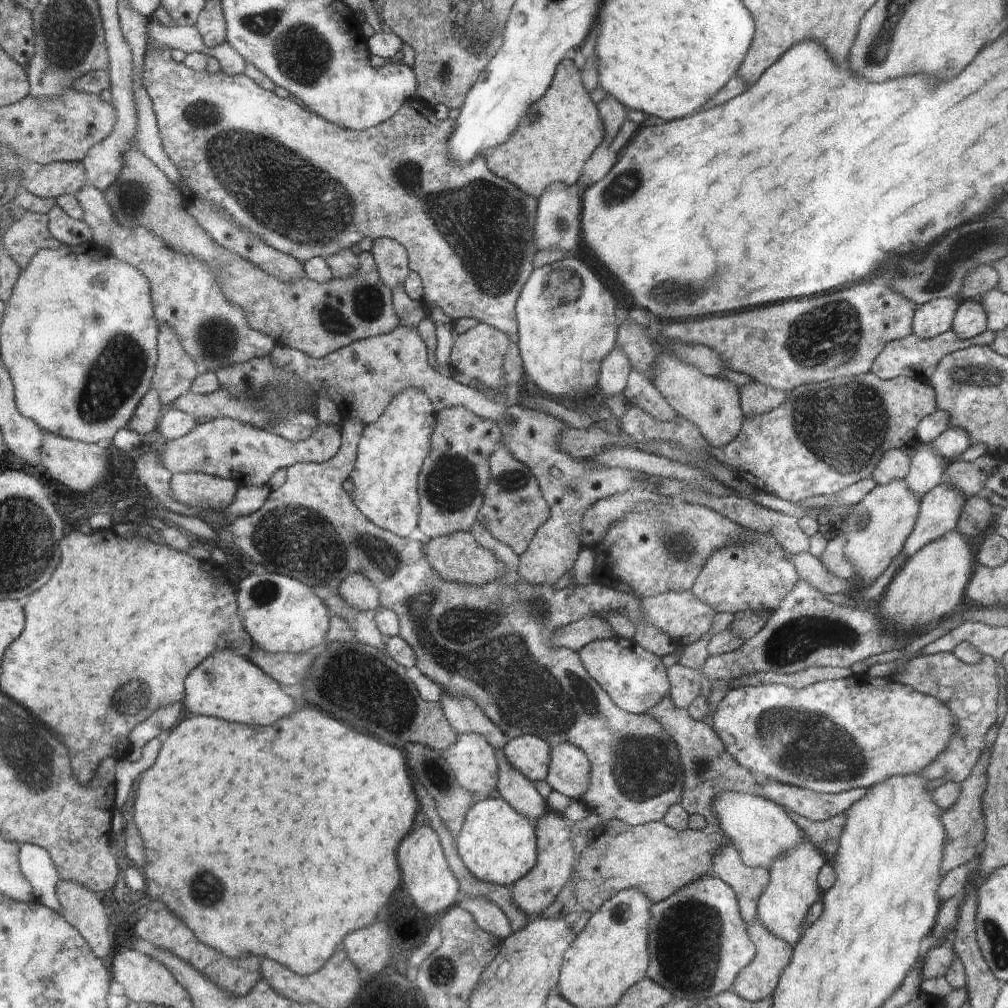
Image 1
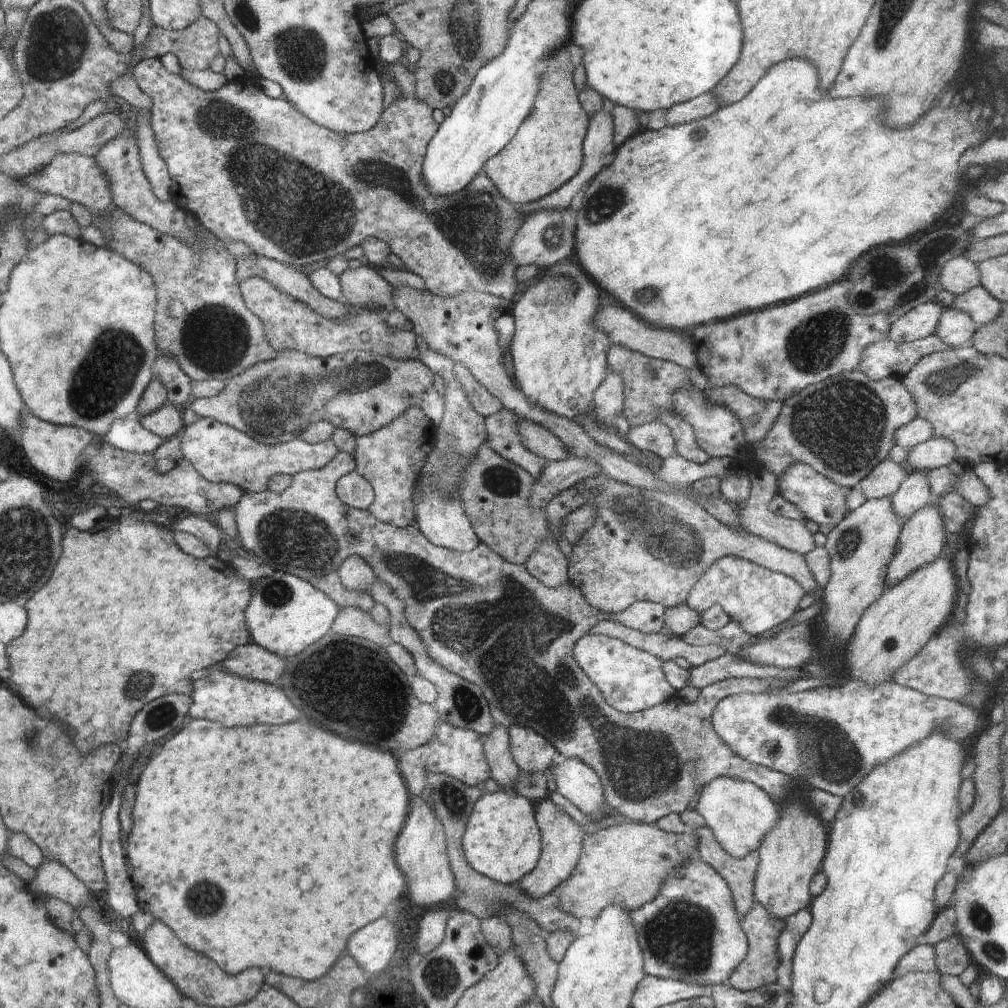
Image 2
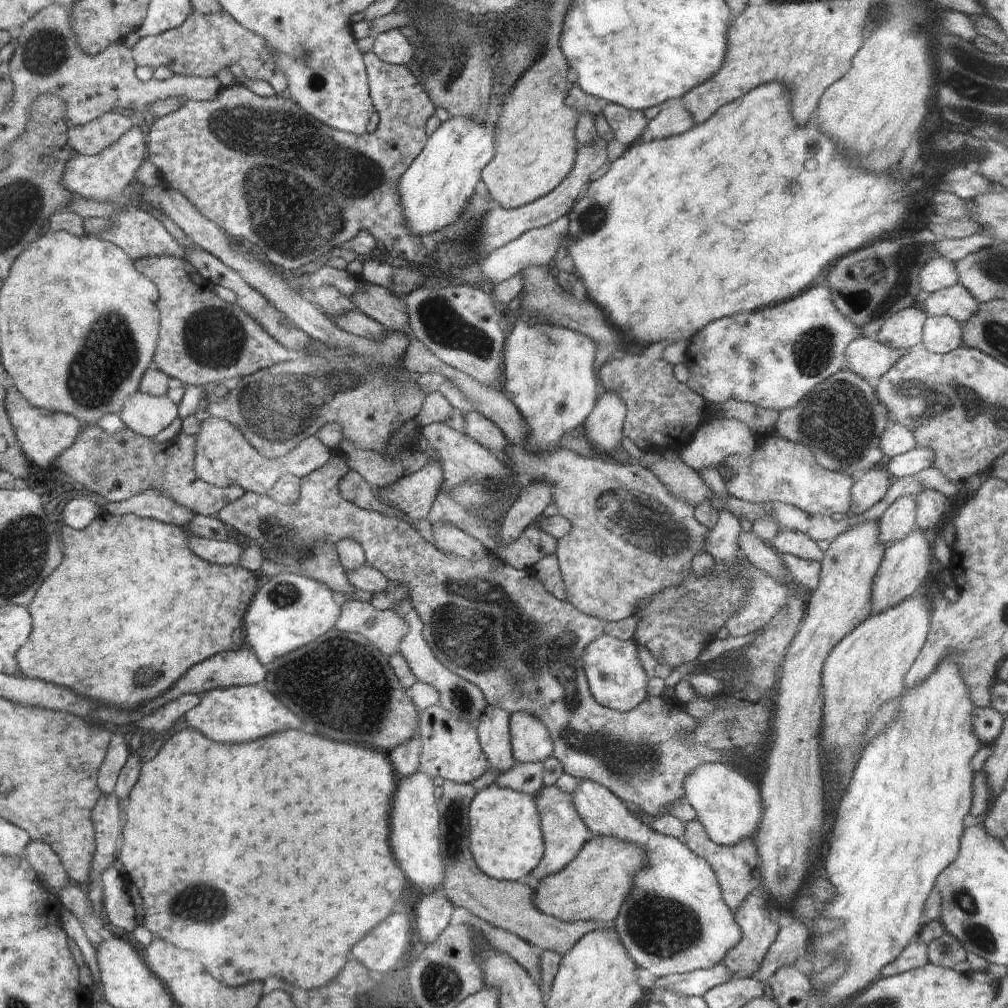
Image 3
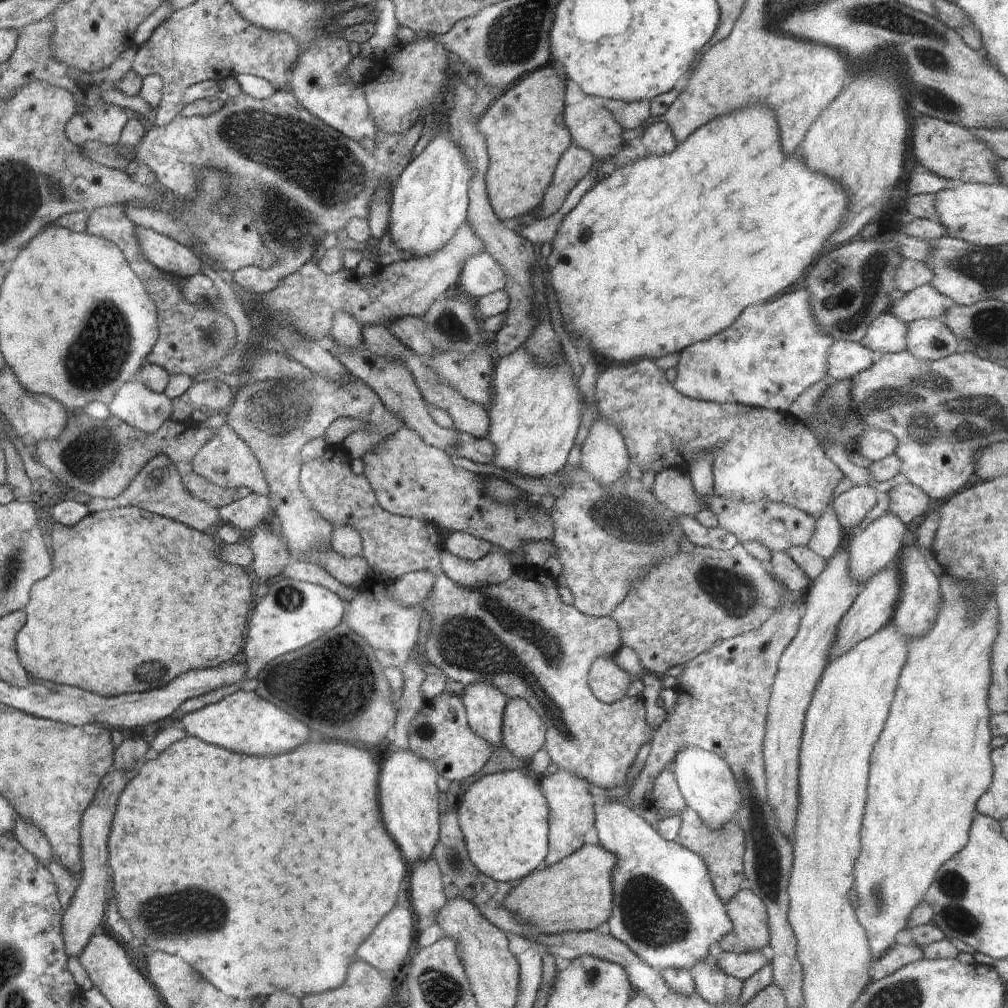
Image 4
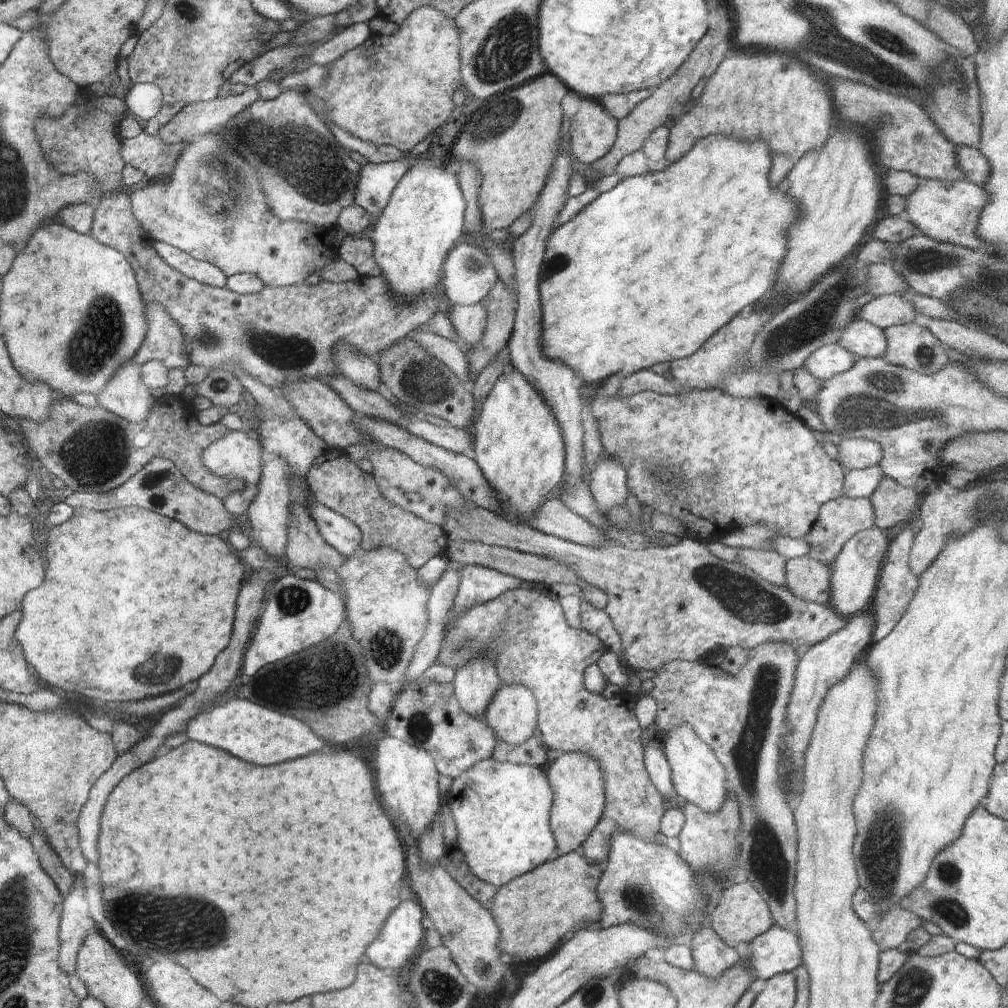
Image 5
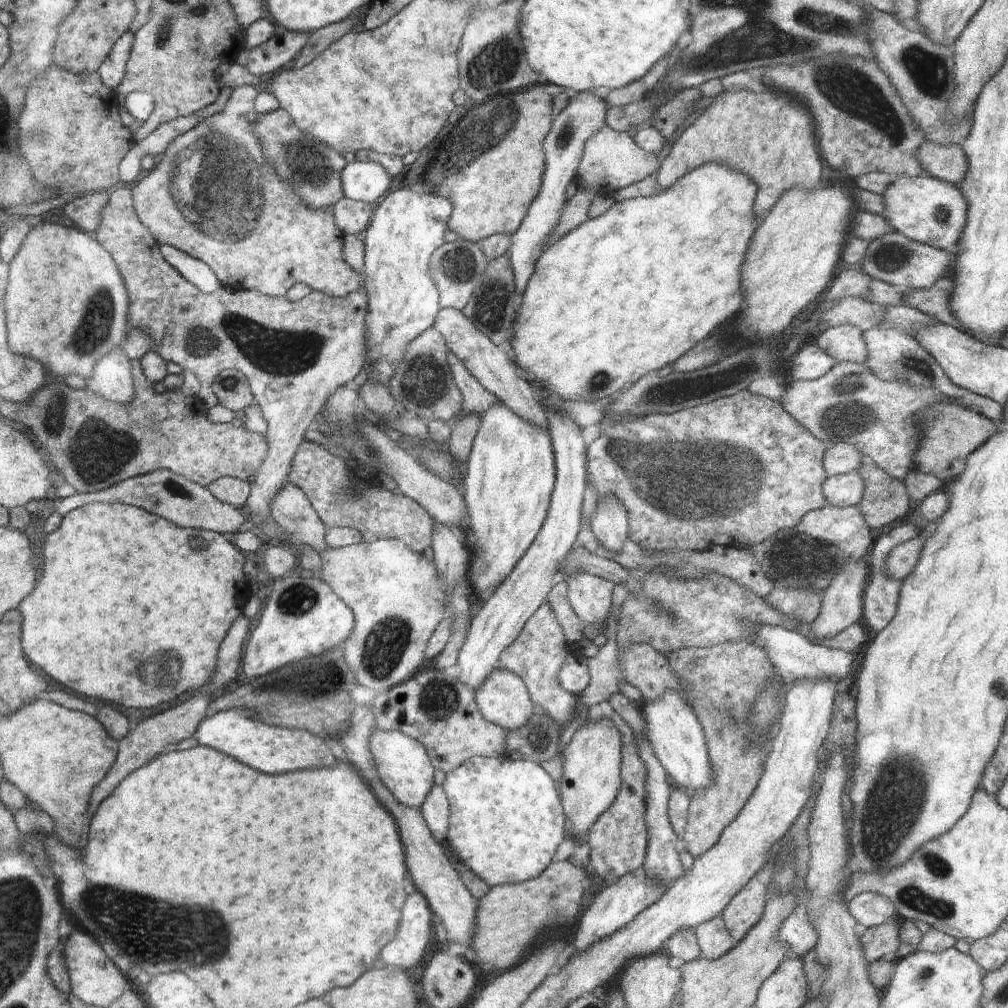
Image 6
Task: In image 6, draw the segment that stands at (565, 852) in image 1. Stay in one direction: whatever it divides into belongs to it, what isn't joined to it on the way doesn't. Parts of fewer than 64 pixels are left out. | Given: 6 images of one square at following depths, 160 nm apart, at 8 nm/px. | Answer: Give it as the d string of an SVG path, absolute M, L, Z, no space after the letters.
M608 718L590 721L574 732L570 742L562 747L564 774L560 784L562 804L565 805L565 813L568 827L571 828L572 836L580 835L590 830L594 823L604 814L617 800L621 790L621 764L624 755L624 743L618 727Z

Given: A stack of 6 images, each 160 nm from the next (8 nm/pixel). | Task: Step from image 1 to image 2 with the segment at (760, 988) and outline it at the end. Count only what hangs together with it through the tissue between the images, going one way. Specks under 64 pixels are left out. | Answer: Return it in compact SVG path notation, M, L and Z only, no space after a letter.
M760 903L741 920L741 927L748 934L749 948L746 954L746 964L742 964L738 972L732 972L726 984L741 991L753 991L755 988L770 986L778 980L778 968L781 964L778 940L785 930L785 921L771 915Z

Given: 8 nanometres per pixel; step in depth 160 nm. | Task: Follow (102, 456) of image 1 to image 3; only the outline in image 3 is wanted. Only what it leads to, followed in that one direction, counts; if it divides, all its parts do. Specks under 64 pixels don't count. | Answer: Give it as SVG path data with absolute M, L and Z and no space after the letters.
M11 384L5 390L5 409L22 452L30 462L40 468L48 468L62 451L68 450L76 442L78 434L82 432L74 415L36 408Z

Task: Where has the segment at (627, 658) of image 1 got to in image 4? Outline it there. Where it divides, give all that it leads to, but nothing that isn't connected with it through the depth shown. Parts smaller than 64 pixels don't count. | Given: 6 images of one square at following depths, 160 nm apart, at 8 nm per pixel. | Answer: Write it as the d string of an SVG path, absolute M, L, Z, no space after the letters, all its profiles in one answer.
M612 655L596 659L589 671L589 687L593 695L606 704L626 698L632 679L634 676L622 670Z

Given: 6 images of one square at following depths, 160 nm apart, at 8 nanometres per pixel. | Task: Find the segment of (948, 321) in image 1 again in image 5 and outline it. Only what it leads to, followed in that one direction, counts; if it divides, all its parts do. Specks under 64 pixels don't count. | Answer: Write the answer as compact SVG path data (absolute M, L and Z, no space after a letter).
M856 318L846 325L839 342L836 343L851 352L857 359L878 358L883 356L887 340L883 329Z

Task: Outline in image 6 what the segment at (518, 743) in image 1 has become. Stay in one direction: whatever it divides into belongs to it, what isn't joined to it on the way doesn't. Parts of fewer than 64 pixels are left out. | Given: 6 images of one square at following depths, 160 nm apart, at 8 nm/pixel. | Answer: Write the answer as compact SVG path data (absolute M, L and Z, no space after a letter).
M499 666L475 690L475 698L485 719L492 724L500 725L507 733L526 724L534 712L533 699L522 679L516 673Z

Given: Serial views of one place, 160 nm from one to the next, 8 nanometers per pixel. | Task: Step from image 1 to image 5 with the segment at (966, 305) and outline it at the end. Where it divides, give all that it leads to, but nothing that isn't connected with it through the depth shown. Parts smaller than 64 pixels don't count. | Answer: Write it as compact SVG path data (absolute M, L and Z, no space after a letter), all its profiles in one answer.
M918 323L892 325L883 331L887 340L883 357L894 366L929 375L952 362L947 345Z

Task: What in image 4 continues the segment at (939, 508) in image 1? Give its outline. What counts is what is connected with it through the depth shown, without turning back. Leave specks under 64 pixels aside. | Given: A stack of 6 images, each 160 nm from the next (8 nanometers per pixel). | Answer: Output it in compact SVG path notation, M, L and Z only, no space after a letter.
M893 564L888 569L874 575L873 579L860 589L853 605L850 606L841 622L838 623L835 643L829 652L828 662L847 653L851 648L854 648L854 645L870 638L874 633L890 624L895 604L898 603L900 587L899 568L896 564Z

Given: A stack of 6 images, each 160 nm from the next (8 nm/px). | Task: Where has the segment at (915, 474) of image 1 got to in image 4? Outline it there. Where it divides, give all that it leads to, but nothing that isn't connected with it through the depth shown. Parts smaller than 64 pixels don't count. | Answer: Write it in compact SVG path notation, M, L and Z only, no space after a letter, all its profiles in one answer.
M886 512L863 528L862 532L856 532L852 539L845 540L849 553L849 576L861 583L860 586L863 587L873 579L874 575L896 564L899 560L899 554L904 548L905 532L906 528L902 521L897 516Z

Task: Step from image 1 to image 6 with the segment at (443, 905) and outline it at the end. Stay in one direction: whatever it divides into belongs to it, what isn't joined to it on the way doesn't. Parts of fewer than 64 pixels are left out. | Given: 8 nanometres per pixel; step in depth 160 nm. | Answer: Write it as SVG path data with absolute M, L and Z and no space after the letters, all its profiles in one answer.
M378 728L372 731L369 744L377 765L377 772L385 787L389 788L403 805L420 809L432 790L432 782L434 782L432 758L428 758L425 745L406 733L397 730L383 731Z

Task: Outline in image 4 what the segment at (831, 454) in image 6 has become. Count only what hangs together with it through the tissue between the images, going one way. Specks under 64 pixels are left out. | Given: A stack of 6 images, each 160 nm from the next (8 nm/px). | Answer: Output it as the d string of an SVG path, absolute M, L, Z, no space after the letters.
M868 427L857 436L854 451L874 462L892 455L897 444L897 438L892 433Z

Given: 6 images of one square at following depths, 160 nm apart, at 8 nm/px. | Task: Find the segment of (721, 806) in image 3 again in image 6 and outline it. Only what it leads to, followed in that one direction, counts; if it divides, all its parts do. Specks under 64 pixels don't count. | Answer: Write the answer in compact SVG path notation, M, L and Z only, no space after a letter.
M672 689L657 701L644 702L641 710L646 721L645 737L653 746L670 782L684 789L691 786L696 791L708 791L714 787L716 768L710 758L708 742L698 717L684 696Z

